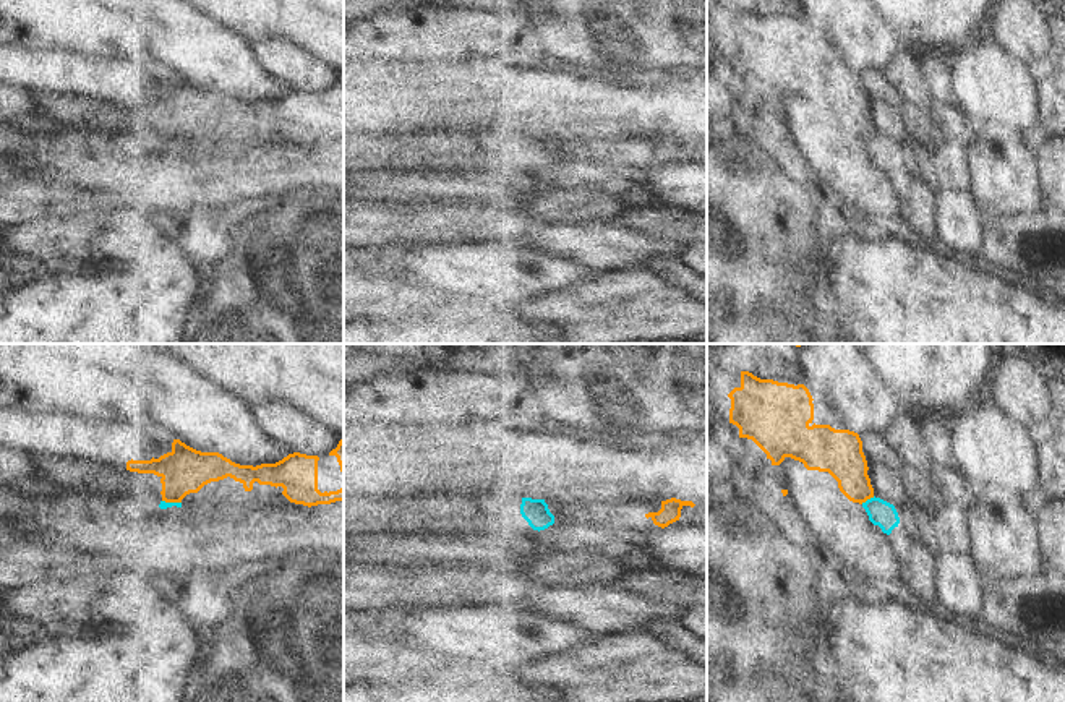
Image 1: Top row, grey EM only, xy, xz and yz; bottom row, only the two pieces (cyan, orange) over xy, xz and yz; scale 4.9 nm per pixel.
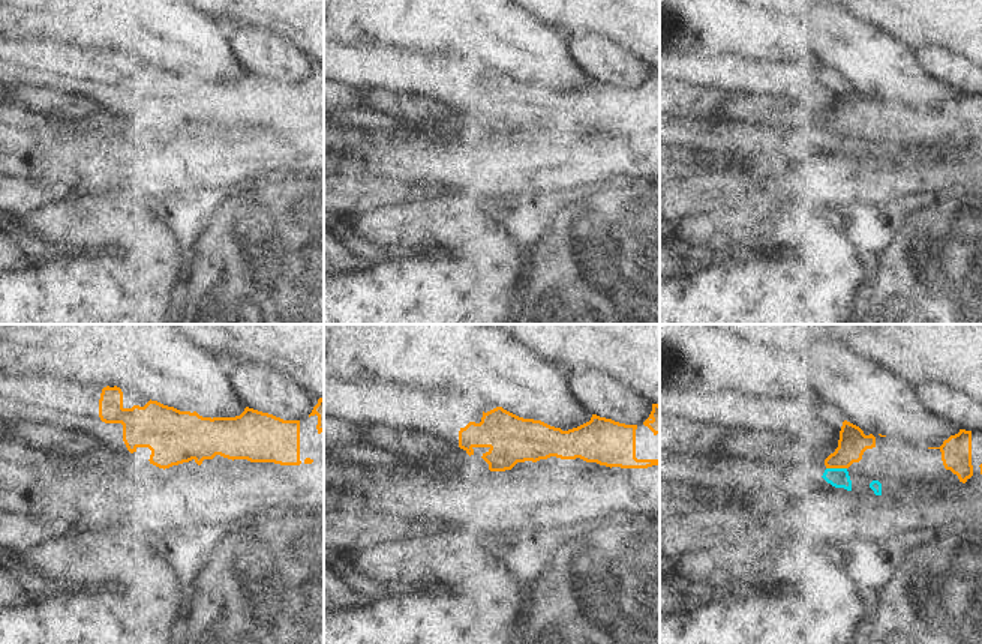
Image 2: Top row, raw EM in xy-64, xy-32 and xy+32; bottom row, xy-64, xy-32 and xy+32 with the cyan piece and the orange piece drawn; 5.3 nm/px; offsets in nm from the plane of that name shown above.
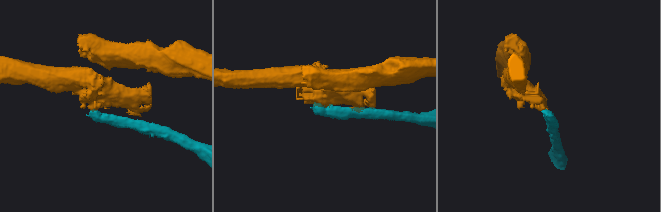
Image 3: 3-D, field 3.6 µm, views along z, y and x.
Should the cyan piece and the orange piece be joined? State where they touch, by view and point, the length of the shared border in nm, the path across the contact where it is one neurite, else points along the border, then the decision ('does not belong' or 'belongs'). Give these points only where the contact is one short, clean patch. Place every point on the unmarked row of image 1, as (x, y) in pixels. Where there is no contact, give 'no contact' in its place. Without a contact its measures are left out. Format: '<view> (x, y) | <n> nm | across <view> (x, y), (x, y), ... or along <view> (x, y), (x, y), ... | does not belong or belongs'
yz (868, 136) | 80 nm | along yz (874, 133), (861, 140) | does not belong

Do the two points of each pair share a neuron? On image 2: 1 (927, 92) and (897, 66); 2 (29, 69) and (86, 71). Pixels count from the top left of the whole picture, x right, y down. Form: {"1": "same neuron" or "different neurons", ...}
{"1": "same neuron", "2": "same neuron"}

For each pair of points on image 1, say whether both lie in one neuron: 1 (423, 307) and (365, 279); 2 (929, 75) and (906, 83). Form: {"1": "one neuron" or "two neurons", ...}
{"1": "one neuron", "2": "one neuron"}

